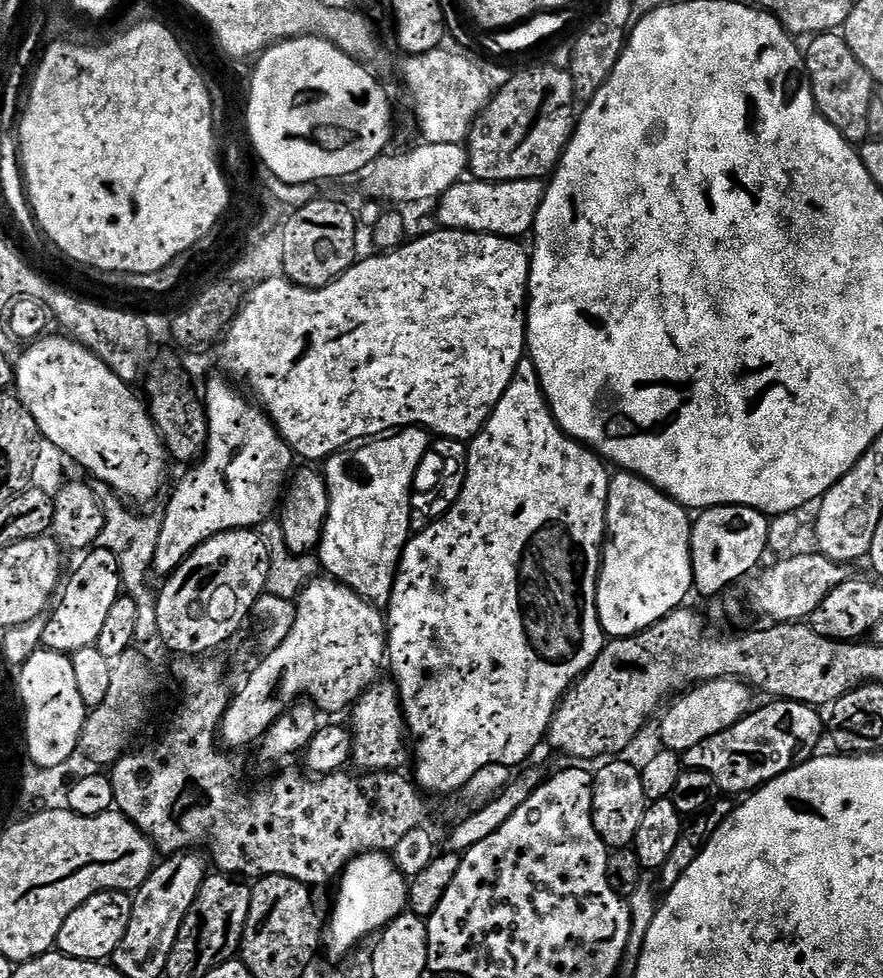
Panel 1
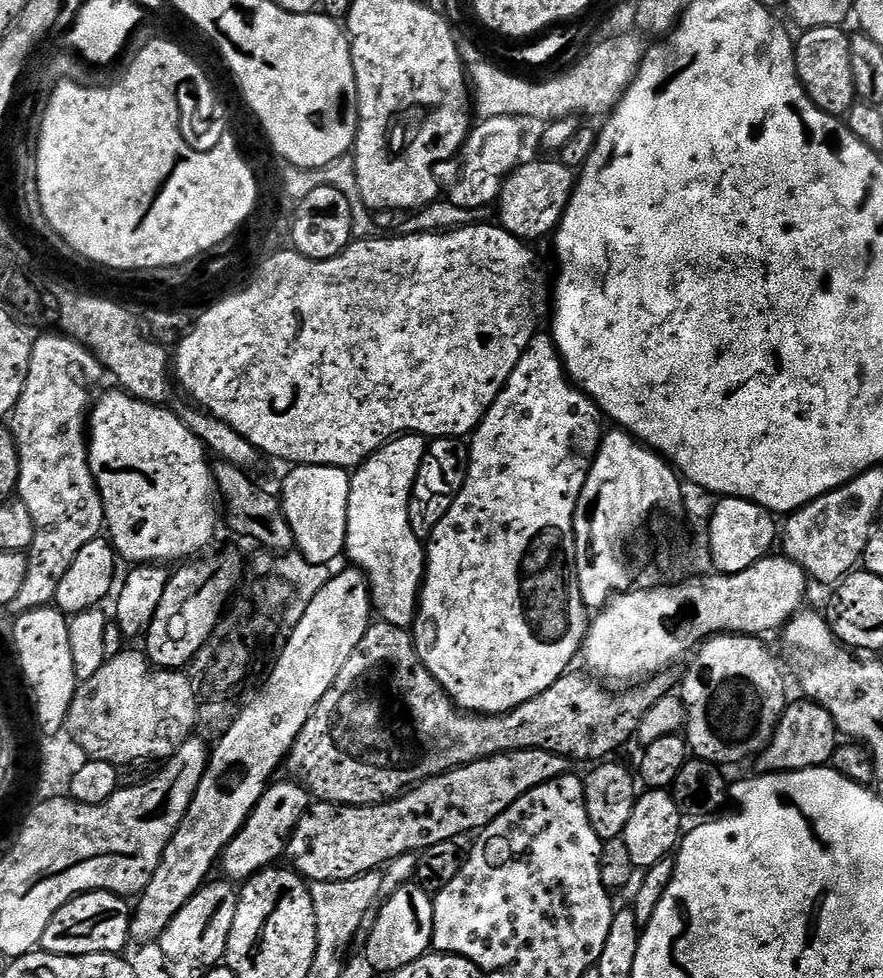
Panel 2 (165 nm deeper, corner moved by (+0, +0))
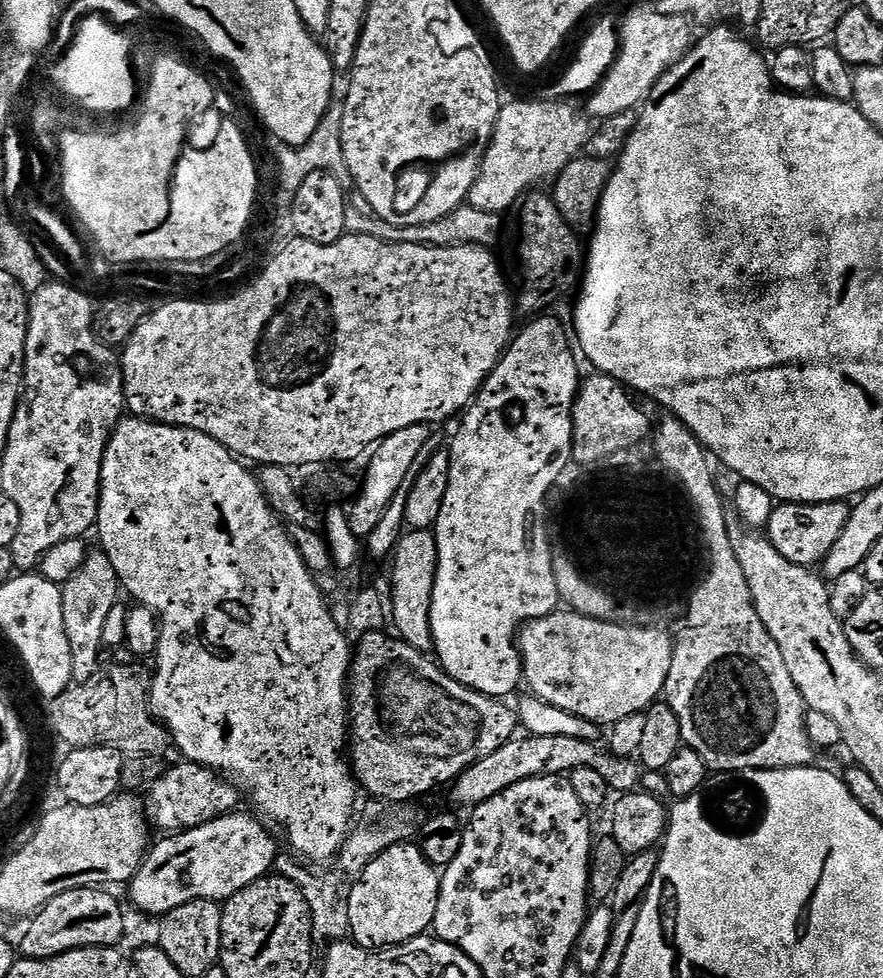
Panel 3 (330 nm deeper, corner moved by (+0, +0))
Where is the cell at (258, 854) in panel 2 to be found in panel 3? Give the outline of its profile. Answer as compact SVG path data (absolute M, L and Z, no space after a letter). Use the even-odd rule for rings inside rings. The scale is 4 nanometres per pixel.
M229 814L189 832L165 835L149 847L140 869L130 882L131 907L151 917L162 918L178 906L195 900L229 900L238 890L273 871L276 840L259 824L255 815Z

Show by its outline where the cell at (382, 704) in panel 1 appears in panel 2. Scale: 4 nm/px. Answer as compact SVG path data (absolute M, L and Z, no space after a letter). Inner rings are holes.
M374 622L366 630L362 642L354 646L354 654L350 654L350 659L346 666L342 666L338 678L334 678L330 690L326 690L326 698L318 702L314 714L310 714L306 726L302 726L302 734L298 734L294 742L286 768L317 801L371 806L383 804L385 800L395 800L401 792L432 776L453 772L455 768L485 760L487 756L502 756L505 752L537 748L566 756L572 762L600 762L611 757L608 756L611 752L619 753L635 737L642 718L646 718L646 710L673 691L673 673L668 670L627 690L613 690L599 679L576 671L565 672L558 682L554 682L554 686L550 686L550 690L538 694L538 698L530 698L530 702L522 702L522 706L502 716L473 714L457 708L434 674L426 670L409 629Z

